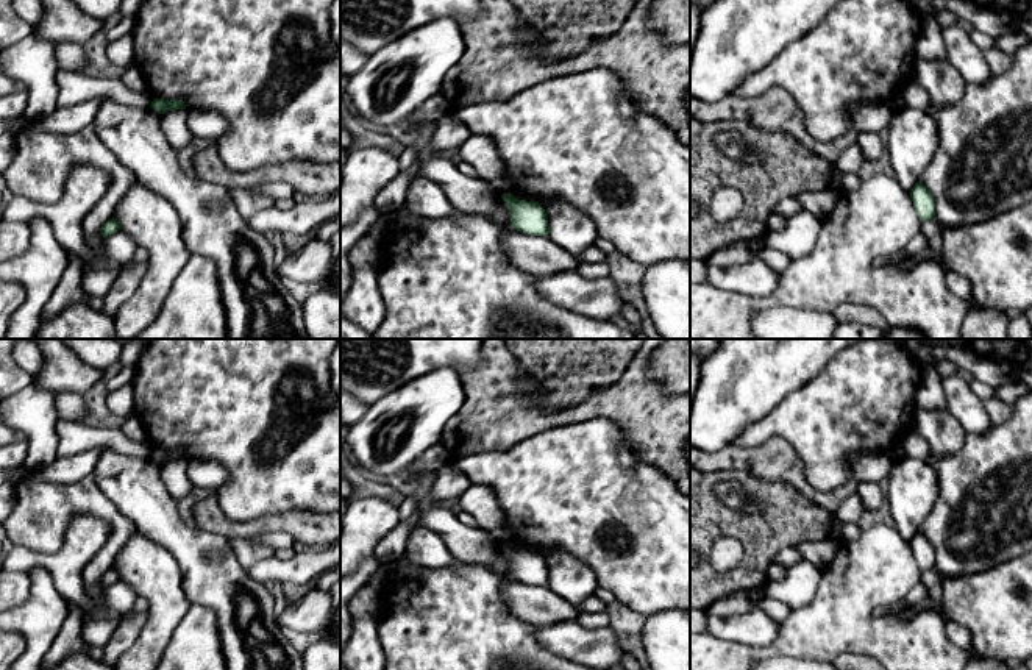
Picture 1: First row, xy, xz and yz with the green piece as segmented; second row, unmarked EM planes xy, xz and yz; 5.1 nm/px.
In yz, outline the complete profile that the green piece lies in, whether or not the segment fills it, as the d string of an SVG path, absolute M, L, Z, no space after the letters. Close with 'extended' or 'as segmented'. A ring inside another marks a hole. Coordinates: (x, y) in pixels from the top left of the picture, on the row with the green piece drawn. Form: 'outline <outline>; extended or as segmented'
outline M916 181L909 194L921 222L935 219L935 200L921 181Z; as segmented

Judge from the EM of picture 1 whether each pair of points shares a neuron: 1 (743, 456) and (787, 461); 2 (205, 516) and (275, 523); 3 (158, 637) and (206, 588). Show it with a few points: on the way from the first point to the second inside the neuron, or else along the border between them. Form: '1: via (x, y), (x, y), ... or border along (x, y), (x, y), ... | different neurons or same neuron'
1: via (754, 461), (776, 461) | same neuron
2: via (222, 525), (228, 528), (252, 528), (258, 525) | same neuron
3: border along (178, 567), (183, 577), (183, 591), (191, 603) | different neurons

